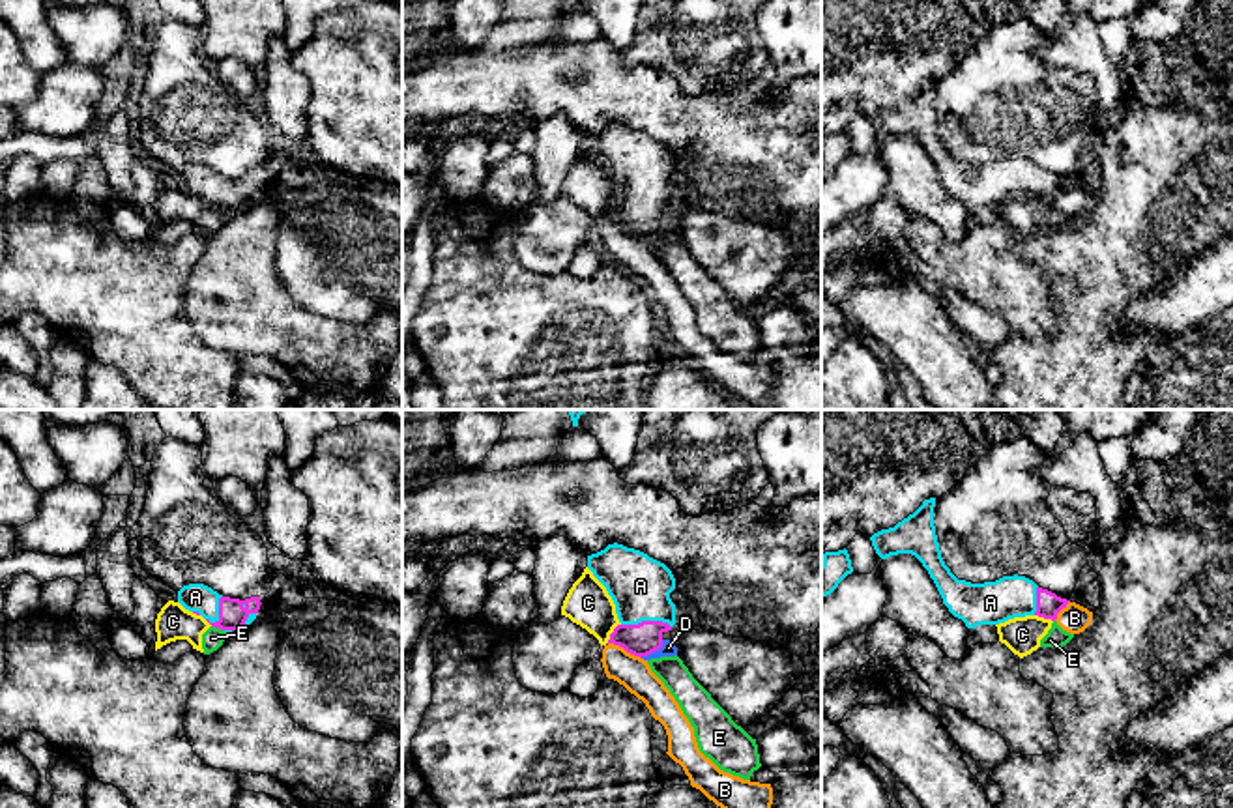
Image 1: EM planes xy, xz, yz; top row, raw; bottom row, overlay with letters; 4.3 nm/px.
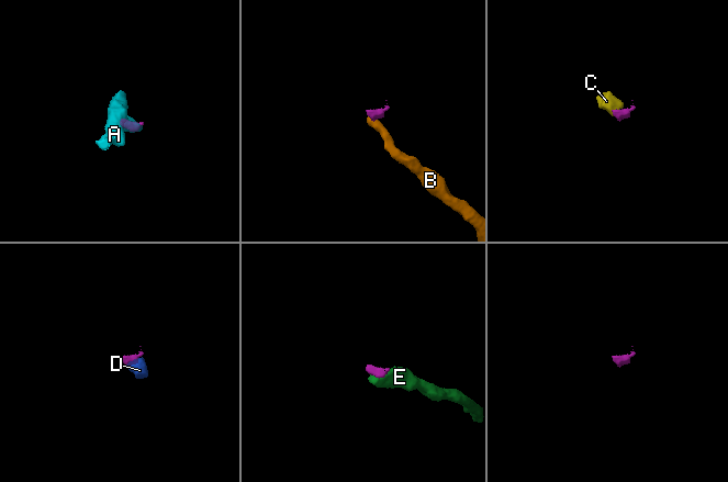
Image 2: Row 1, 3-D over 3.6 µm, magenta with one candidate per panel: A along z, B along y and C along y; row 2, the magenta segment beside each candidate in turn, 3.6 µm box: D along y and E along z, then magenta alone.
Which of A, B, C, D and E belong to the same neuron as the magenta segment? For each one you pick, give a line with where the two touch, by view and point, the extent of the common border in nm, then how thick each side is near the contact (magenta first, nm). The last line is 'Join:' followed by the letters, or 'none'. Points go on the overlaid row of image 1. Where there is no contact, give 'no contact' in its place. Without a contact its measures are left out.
A: contact xz (646, 621); length 220 nm; calibres 140 and 260 nm
D: contact xz (653, 651); length 130 nm; calibres 140 and 70 nm
Join: A, D

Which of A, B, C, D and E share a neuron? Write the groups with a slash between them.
A D / B / C E

